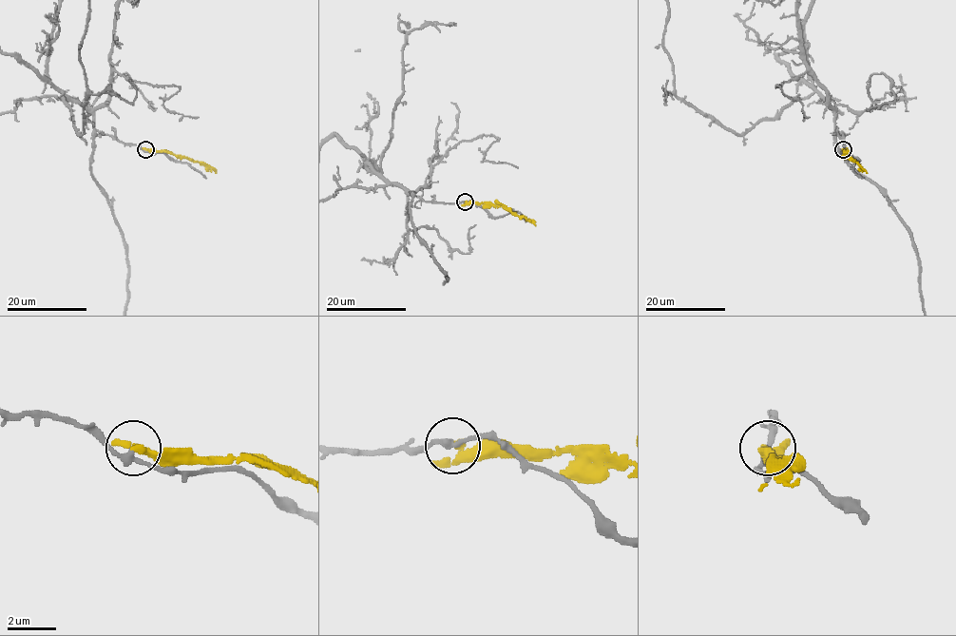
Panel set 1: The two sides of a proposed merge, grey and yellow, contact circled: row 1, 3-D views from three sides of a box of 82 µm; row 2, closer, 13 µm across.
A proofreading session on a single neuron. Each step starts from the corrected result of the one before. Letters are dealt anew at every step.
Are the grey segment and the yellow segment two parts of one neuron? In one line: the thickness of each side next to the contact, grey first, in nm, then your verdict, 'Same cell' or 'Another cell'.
Thickness 240 nm (grey) against 260 nm. Another cell

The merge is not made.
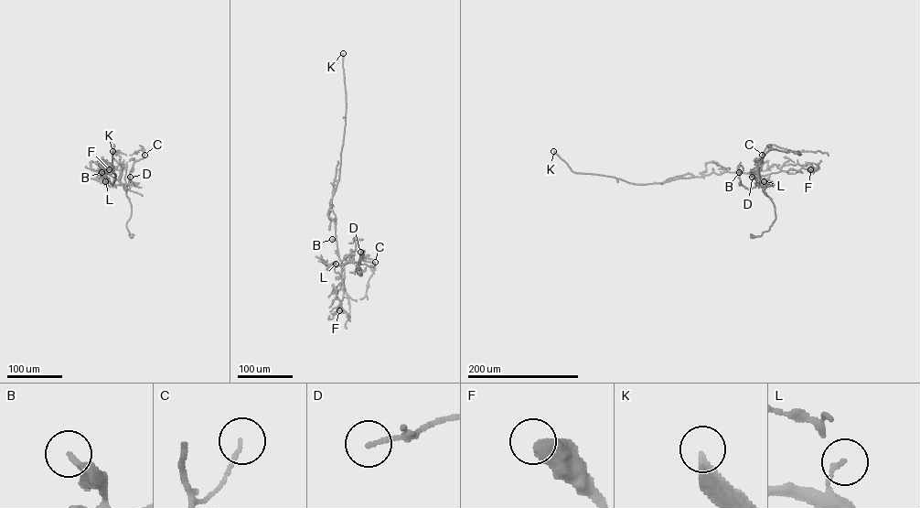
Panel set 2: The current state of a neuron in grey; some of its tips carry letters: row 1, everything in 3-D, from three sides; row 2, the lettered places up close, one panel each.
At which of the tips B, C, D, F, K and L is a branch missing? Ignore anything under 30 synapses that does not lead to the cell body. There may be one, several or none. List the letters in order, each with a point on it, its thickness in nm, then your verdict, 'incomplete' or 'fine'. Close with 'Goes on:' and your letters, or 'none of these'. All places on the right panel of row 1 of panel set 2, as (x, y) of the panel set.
B: (739, 172) | 400 nm | fine
C: (762, 155) | 100 nm | fine
D: (752, 177) | 120 nm | fine
F: (810, 169) | 650 nm | fine
K: (553, 151) | 320 nm | incomplete
L: (764, 181) | 100 nm | fine
Goes on: K

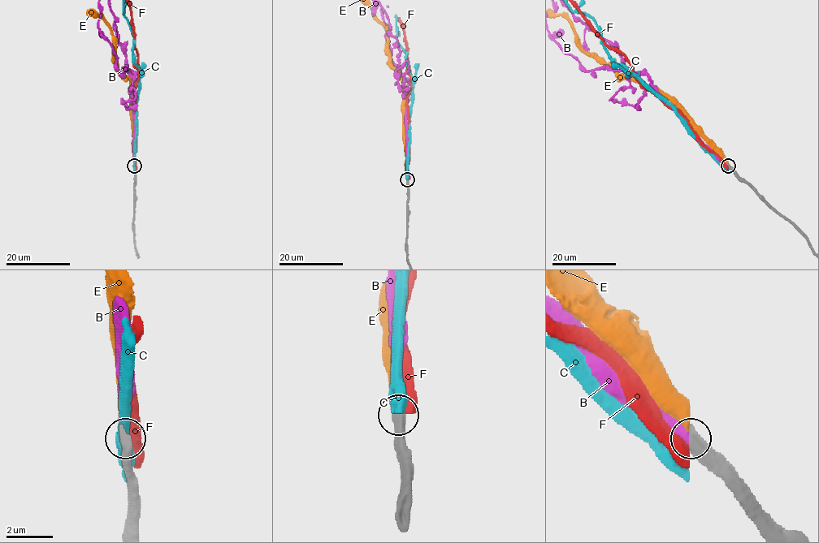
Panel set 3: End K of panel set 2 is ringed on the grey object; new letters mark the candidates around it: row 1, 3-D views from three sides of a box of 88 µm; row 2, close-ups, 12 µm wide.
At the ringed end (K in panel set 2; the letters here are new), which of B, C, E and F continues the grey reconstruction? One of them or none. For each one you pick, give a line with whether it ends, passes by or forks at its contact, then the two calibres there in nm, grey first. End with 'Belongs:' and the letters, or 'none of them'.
B: it ends there; 550 nm thick on the grey side, 550 nm on the other
Belongs: B

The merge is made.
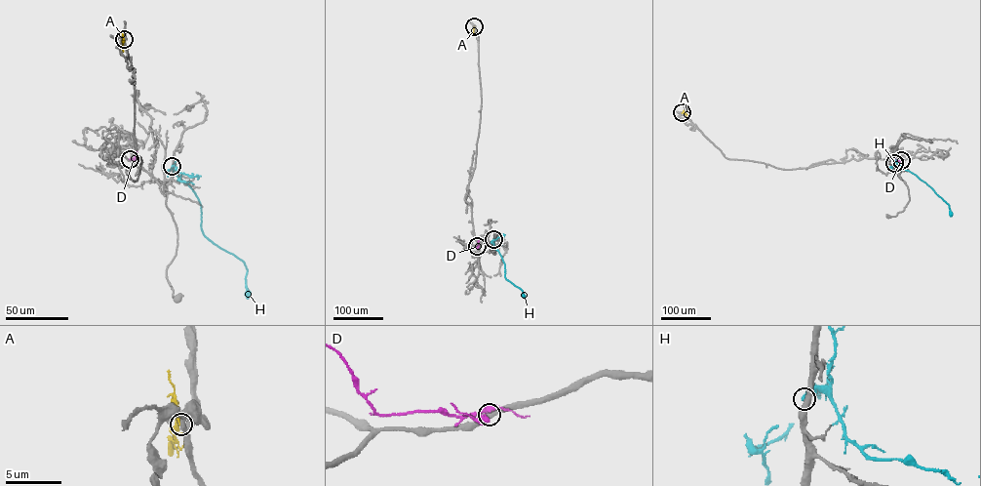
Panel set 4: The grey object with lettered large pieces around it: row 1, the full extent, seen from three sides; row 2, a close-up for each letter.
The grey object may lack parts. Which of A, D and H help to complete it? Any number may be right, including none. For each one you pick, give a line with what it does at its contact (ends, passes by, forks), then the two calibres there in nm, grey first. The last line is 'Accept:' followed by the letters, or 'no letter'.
Accept: no letter

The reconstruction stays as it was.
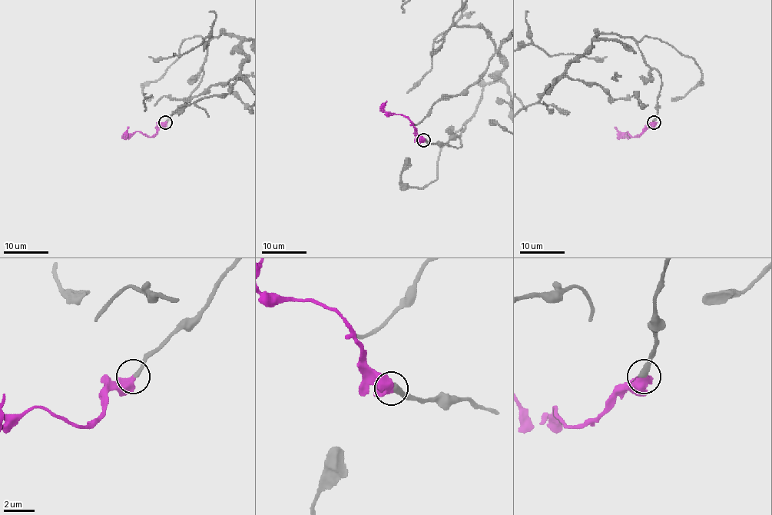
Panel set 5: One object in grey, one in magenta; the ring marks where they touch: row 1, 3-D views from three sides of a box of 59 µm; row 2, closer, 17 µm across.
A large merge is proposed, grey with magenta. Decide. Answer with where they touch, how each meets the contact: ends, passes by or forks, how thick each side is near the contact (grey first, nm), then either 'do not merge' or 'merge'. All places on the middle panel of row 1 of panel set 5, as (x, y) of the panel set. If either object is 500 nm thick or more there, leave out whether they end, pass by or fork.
(423, 140) | 320/650 nm | merge

